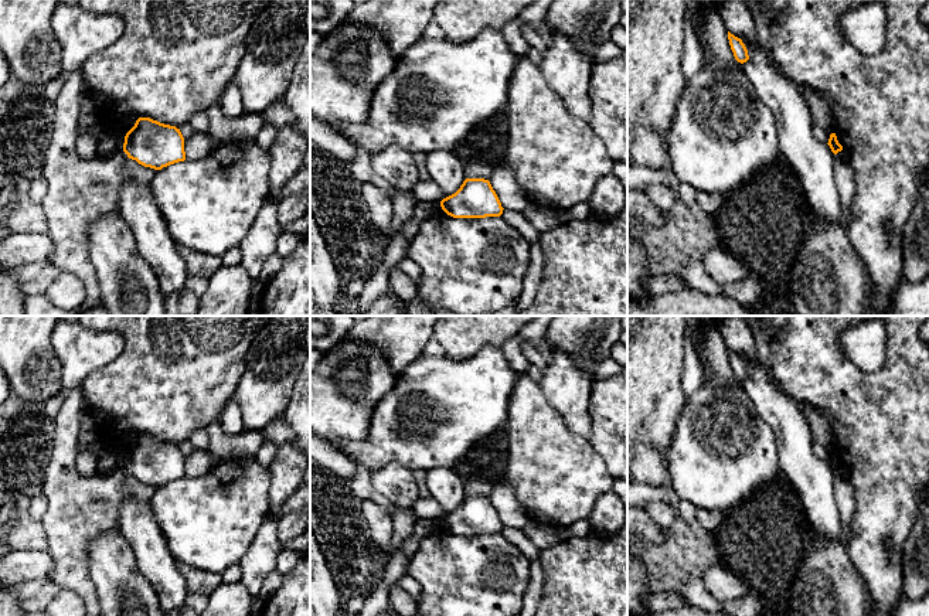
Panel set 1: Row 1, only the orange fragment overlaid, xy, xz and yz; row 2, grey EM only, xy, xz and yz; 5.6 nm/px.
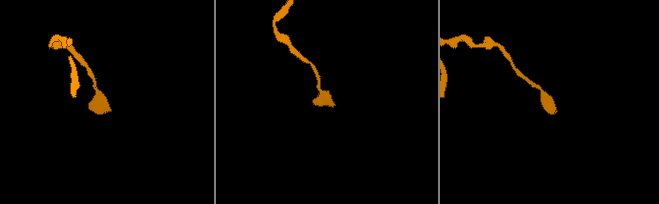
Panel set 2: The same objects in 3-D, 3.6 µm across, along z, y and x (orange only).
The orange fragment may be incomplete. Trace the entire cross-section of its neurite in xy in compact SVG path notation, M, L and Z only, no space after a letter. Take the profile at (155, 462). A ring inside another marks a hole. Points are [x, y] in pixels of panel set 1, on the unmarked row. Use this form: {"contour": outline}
{"contour": "M150 435L136 438L125 453L123 469L129 476L154 487L186 477L180 446Z"}

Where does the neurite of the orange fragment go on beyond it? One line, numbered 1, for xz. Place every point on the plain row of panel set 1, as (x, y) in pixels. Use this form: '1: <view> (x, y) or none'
1: none

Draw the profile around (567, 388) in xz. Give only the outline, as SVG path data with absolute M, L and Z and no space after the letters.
M549 351L541 389L548 404L564 418L568 429L585 439L592 435L589 397L592 378L564 351Z

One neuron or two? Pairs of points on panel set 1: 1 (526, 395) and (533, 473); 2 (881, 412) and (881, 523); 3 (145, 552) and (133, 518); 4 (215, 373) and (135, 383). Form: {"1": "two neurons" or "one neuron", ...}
{"1": "one neuron", "2": "one neuron", "3": "one neuron", "4": "one neuron"}

